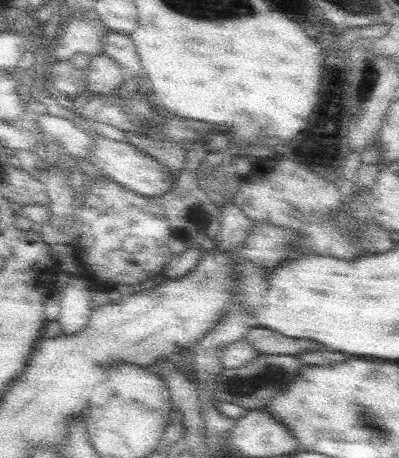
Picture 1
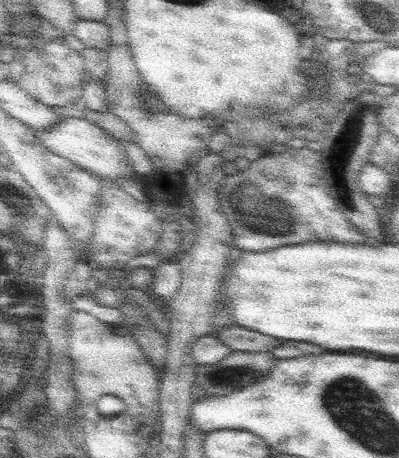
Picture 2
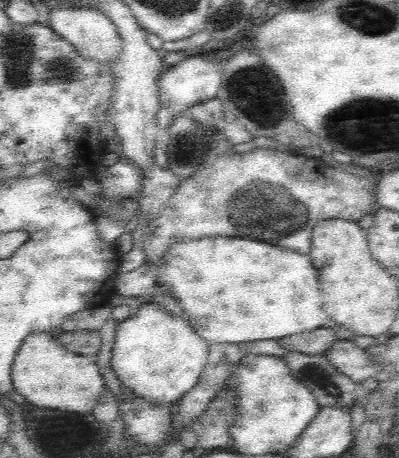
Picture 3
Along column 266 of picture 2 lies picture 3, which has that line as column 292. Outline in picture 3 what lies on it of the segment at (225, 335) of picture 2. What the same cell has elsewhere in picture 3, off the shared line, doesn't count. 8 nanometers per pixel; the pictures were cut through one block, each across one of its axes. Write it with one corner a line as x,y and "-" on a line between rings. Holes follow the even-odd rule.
316,328
312,332
302,332
296,336
286,336
280,344
290,352
302,352
310,356
326,356
328,348
332,348
336,334
330,328

